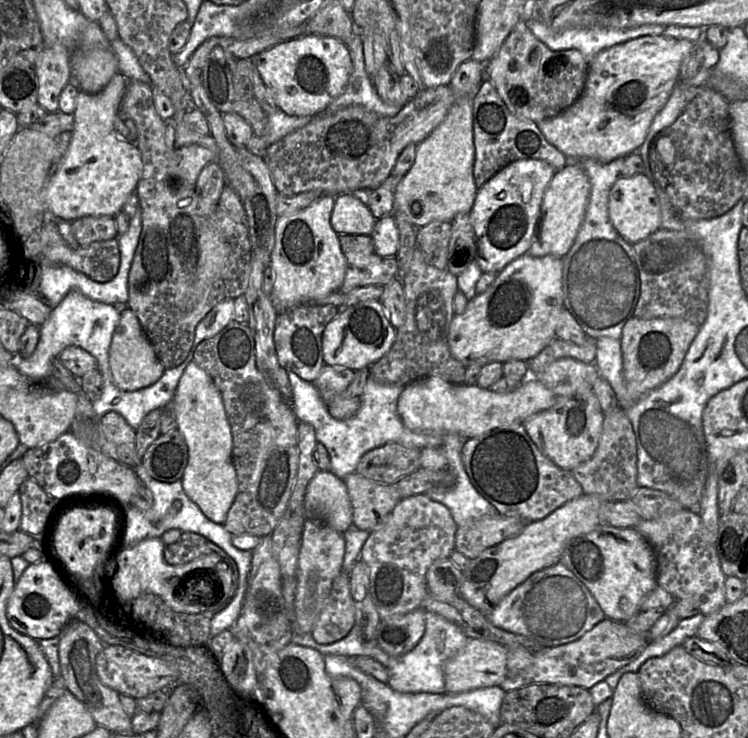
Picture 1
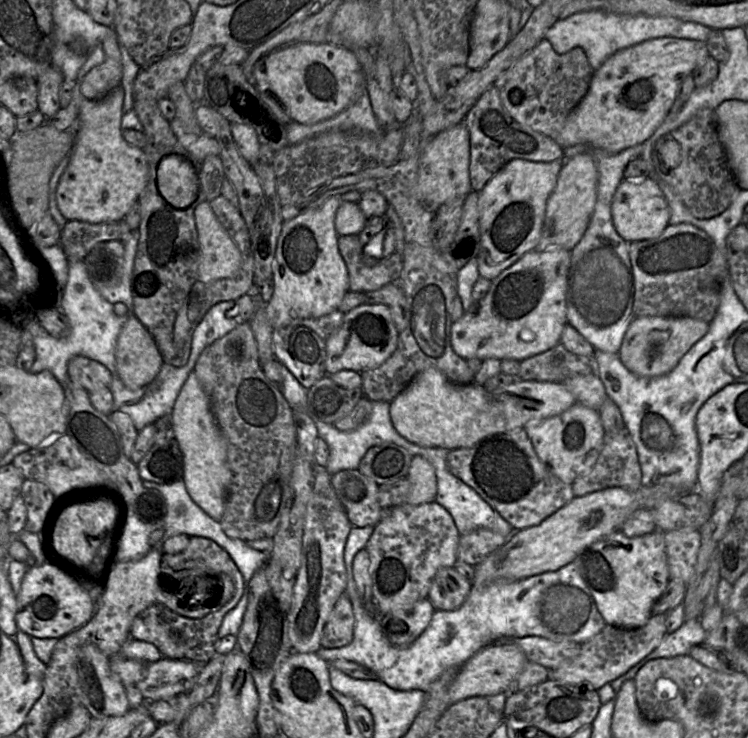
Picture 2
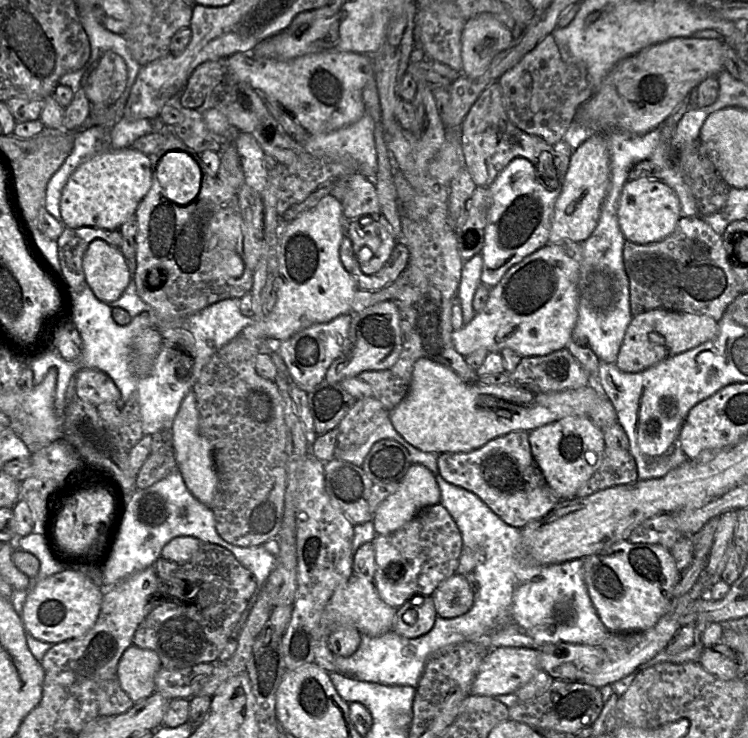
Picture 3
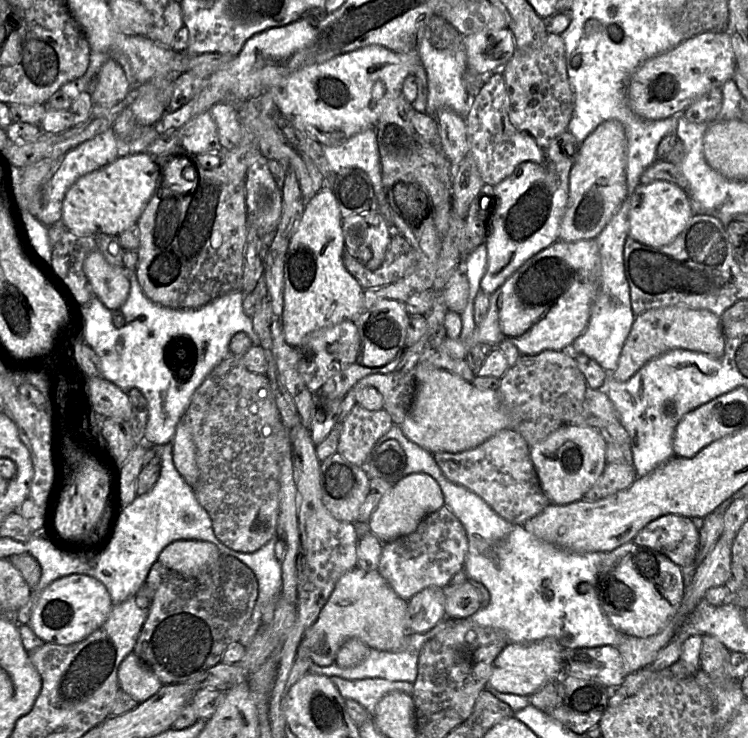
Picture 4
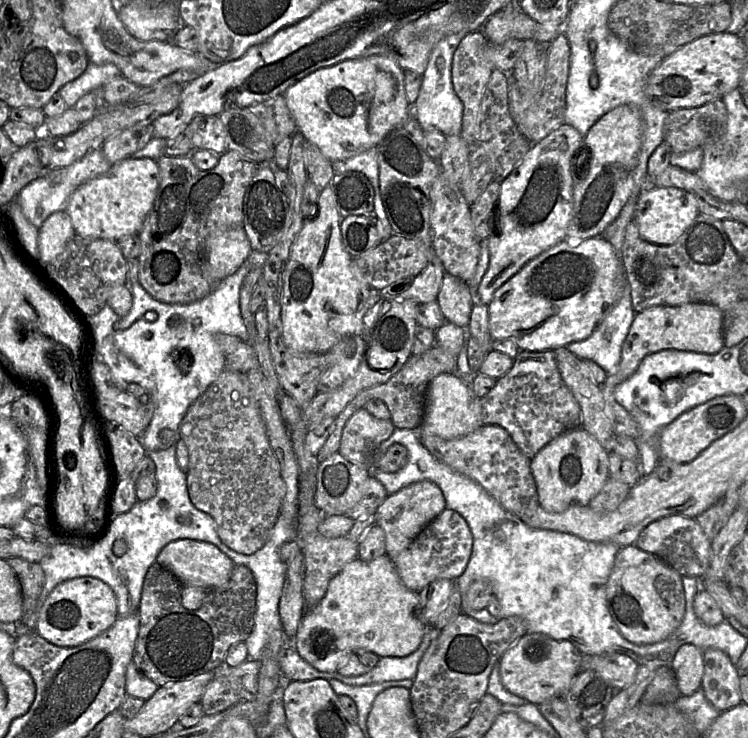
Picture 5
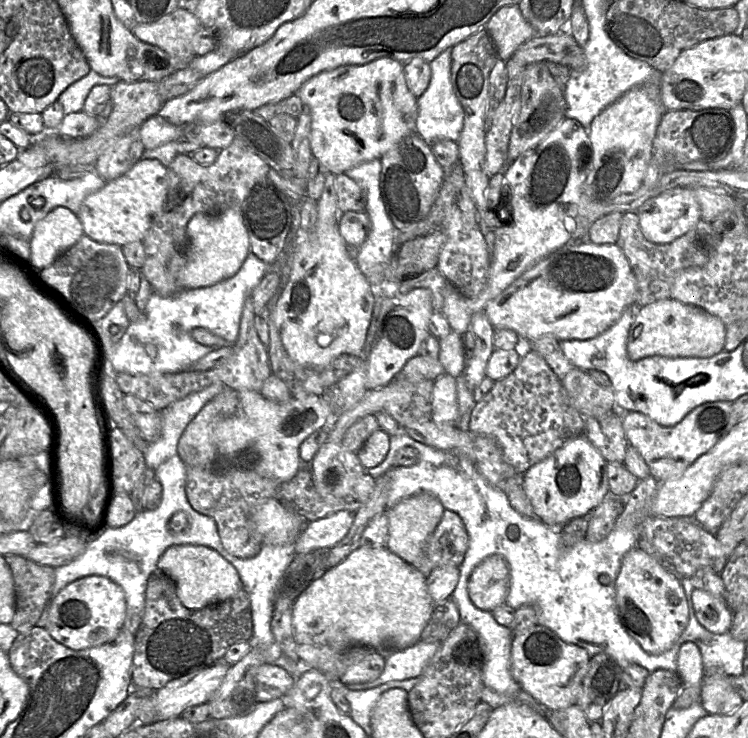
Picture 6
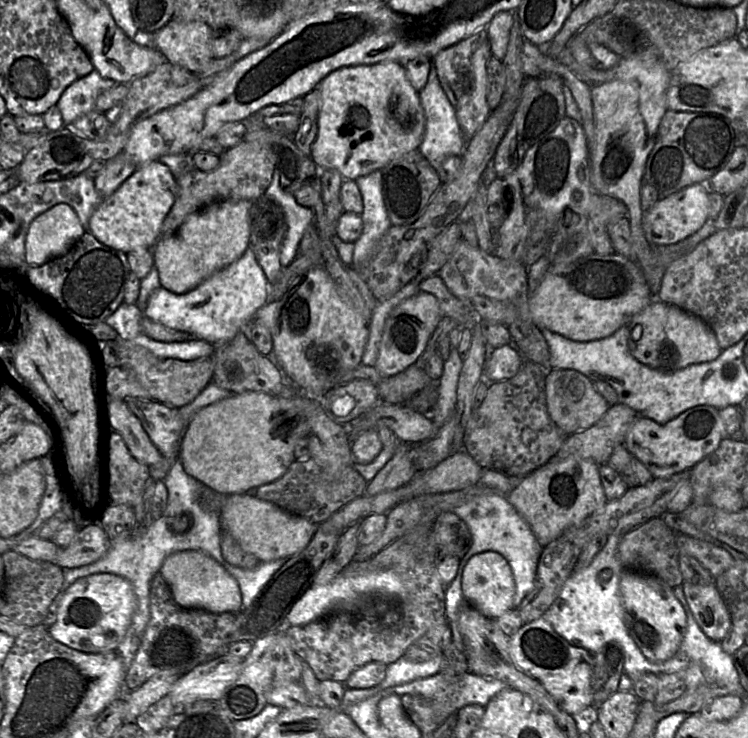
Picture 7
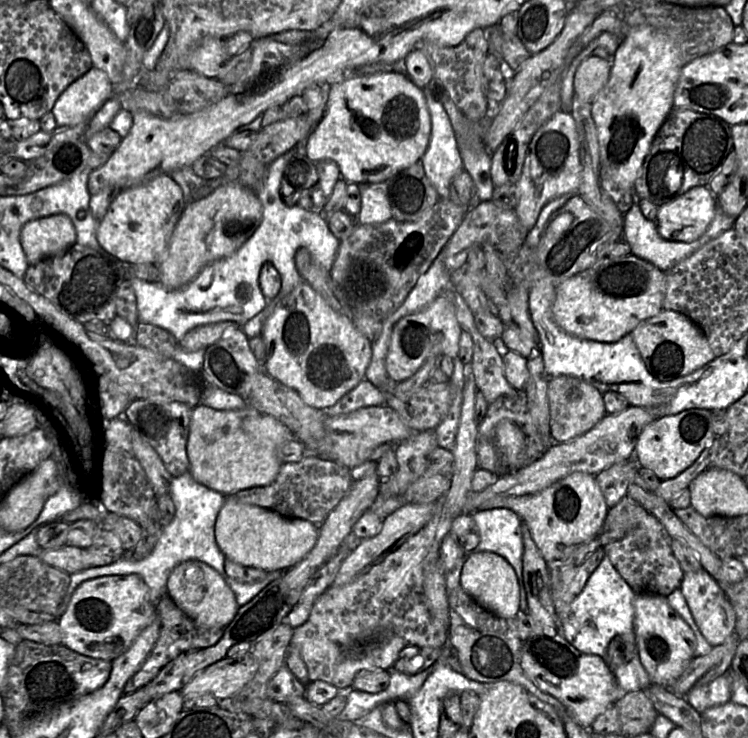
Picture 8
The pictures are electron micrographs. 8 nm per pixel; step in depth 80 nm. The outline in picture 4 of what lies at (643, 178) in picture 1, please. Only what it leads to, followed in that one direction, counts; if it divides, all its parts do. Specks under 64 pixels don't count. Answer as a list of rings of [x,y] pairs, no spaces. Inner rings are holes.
[[[665,181],[639,184],[631,198],[628,236],[644,245],[662,247],[676,239],[693,215],[690,197],[681,187]]]

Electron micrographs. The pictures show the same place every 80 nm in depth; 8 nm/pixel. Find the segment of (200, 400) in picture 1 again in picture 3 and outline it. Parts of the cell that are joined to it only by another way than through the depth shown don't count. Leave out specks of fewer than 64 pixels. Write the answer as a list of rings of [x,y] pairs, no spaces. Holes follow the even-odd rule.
[[[193,390],[185,396],[181,403],[172,426],[172,433],[177,469],[192,495],[210,508],[210,504],[215,496],[217,473],[210,442],[199,431],[199,412]]]

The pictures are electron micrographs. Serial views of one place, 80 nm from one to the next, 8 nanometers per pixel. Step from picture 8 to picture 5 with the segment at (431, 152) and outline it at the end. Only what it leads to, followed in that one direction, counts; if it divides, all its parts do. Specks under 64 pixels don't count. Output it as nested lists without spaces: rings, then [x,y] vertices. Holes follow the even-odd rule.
[[[452,34],[441,39],[432,49],[426,69],[422,76],[422,84],[415,102],[410,104],[414,117],[425,130],[437,130],[444,135],[460,134],[463,104],[454,91],[451,78],[452,58],[455,49],[464,35]]]

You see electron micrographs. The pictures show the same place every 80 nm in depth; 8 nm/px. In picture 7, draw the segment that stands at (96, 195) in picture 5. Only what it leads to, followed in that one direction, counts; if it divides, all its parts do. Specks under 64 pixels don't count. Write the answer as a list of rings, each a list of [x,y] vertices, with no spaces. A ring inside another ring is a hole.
[[[159,160],[151,161],[138,167],[113,194],[102,198],[89,220],[88,231],[101,243],[125,253],[140,248],[152,249],[160,238],[163,223],[175,202],[176,195],[176,179],[169,168]]]

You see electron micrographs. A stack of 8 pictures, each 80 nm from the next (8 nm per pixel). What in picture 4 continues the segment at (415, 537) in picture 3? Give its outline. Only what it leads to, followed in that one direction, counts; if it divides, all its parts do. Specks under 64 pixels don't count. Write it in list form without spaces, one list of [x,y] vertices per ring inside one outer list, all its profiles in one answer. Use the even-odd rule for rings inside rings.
[[[445,506],[423,519],[411,534],[383,543],[378,571],[392,589],[404,600],[421,590],[437,586],[445,588],[454,575],[464,569],[468,538],[462,523]]]

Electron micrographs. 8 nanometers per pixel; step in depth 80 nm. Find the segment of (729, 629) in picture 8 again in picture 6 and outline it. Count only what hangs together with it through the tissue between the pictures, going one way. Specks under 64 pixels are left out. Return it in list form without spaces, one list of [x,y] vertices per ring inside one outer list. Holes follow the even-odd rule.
[[[694,588],[691,600],[695,617],[706,630],[715,634],[722,634],[729,630],[732,624],[732,613],[723,599]]]

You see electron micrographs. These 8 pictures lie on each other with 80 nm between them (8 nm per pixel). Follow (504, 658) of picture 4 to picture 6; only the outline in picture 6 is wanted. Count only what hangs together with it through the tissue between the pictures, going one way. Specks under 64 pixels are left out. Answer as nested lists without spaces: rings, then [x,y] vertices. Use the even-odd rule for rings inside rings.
[[[536,624],[513,637],[510,657],[513,679],[539,704],[553,710],[576,705],[591,658],[586,649],[568,644],[549,628]]]

